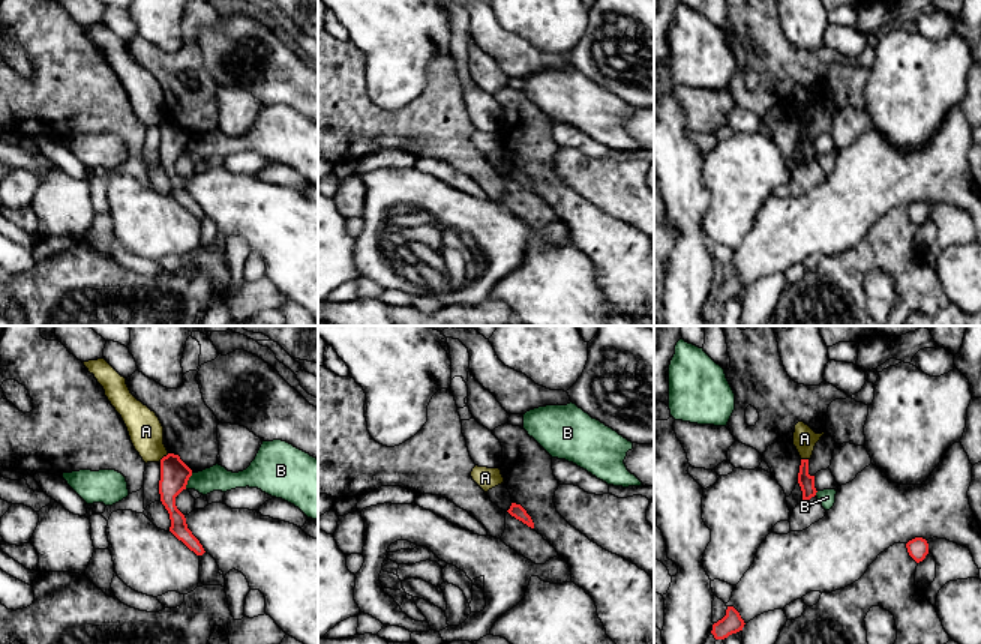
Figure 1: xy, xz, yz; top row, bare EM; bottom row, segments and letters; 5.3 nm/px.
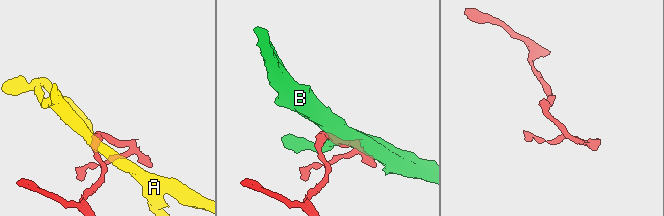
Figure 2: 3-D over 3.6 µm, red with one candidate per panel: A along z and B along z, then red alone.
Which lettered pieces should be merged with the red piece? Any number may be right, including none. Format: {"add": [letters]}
{"add": []}

